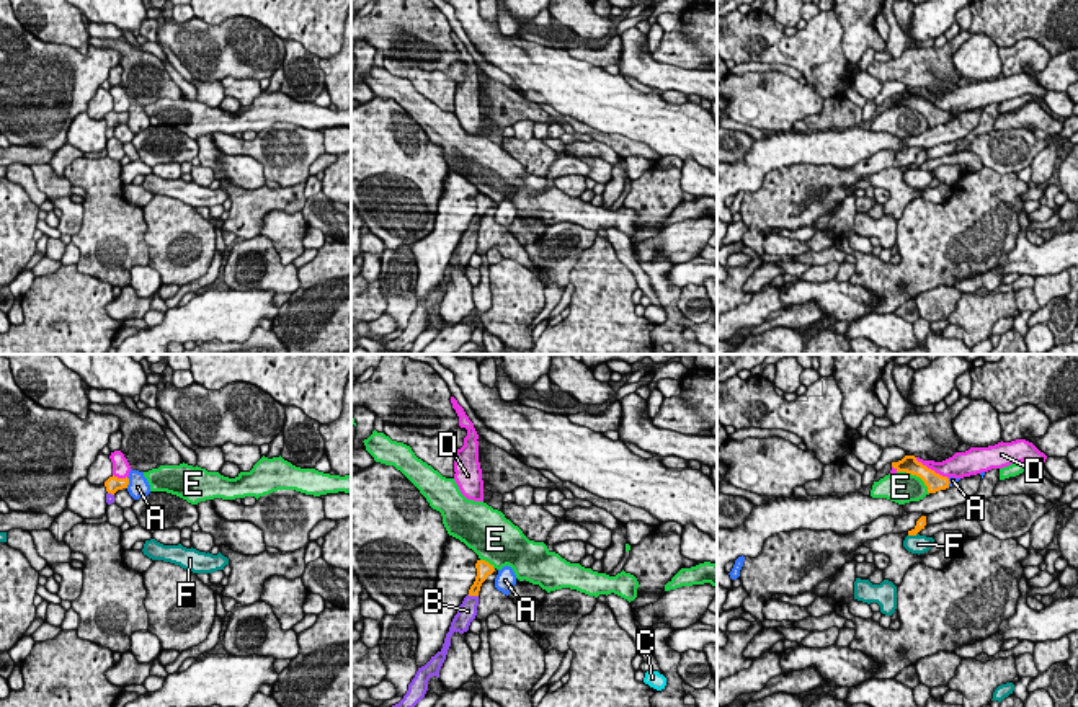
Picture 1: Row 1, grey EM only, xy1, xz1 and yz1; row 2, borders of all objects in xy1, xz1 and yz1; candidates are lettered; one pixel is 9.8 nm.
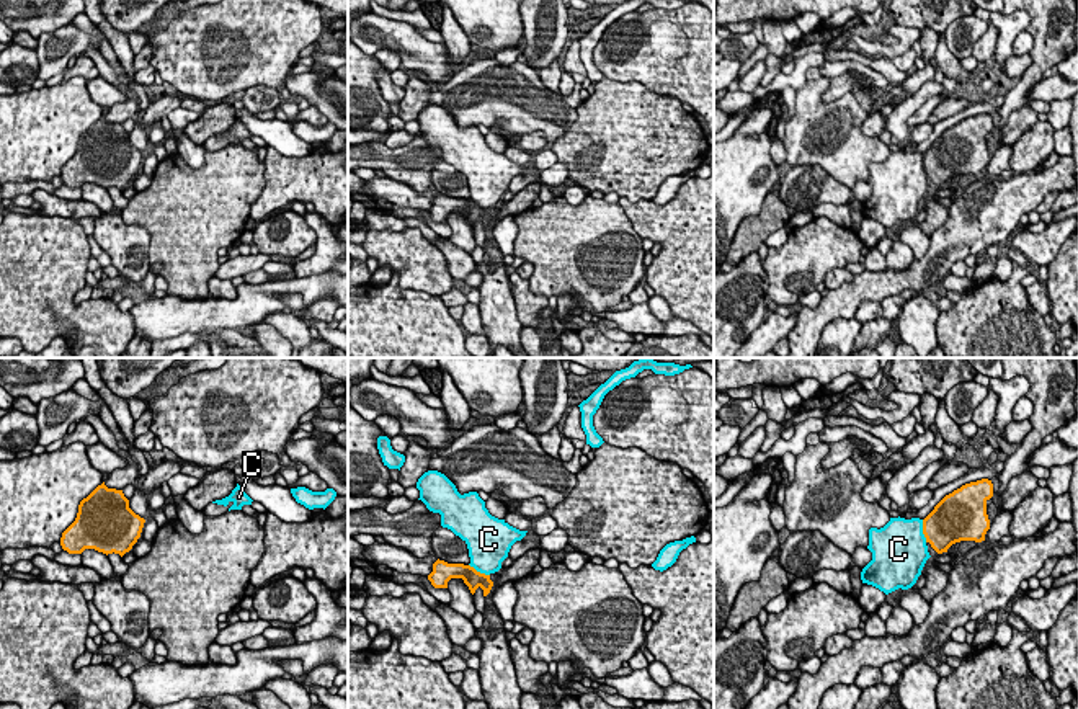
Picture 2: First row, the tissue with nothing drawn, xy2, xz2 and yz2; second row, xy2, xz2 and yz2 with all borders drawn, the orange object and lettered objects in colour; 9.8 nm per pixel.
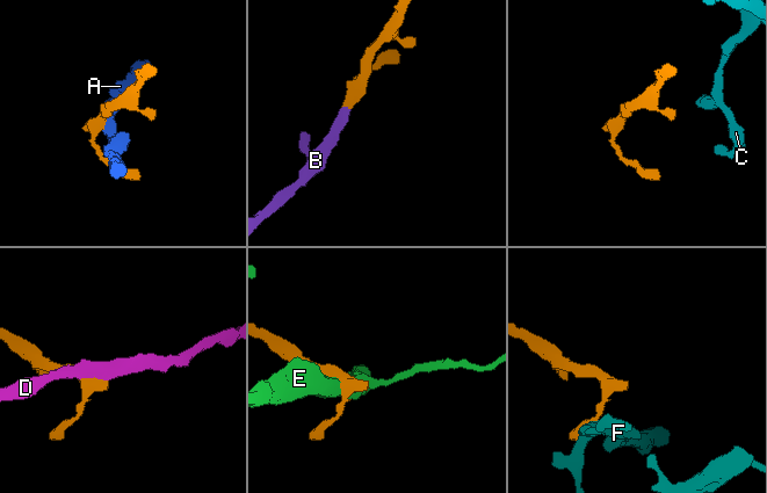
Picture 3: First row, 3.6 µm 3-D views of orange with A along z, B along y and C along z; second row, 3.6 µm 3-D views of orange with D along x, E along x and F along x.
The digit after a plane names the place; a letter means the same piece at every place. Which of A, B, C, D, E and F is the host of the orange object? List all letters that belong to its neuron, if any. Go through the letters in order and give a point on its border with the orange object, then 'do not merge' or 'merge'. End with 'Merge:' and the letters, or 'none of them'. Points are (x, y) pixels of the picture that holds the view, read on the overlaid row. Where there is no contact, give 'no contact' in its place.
A: meets orange in xy1 at (128, 482); do not merge
B: meets orange in xz1 at (472, 595); merge
C: meets orange in yz2 at (923, 531); do not merge
D: meets orange in yz1 at (930, 469); do not merge
E: meets orange in yz1 at (917, 475); do not merge
F: meets orange in yz1 at (912, 534); do not merge
Merge: B

